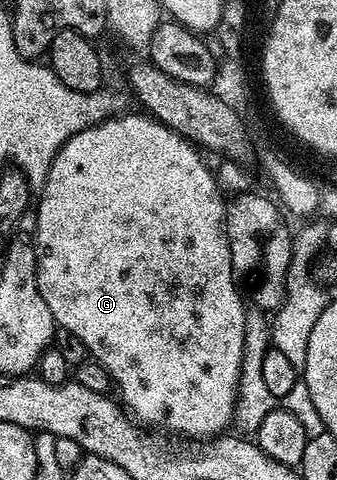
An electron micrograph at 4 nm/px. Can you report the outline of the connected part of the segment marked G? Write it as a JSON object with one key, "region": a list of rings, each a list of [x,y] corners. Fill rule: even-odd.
{"region":[[[120,112],[105,121],[98,121],[93,127],[74,133],[51,161],[49,175],[37,197],[39,210],[35,213],[33,244],[37,287],[41,291],[41,299],[45,299],[53,315],[56,326],[81,339],[88,354],[110,375],[117,393],[119,389],[118,400],[136,422],[144,426],[156,425],[157,428],[168,429],[171,433],[180,433],[181,436],[187,437],[183,439],[218,437],[226,430],[223,429],[226,425],[232,424],[235,415],[249,312],[244,294],[237,284],[237,274],[231,258],[231,244],[227,238],[225,194],[219,189],[213,169],[203,162],[204,154],[187,138],[144,112],[127,112]]]}

